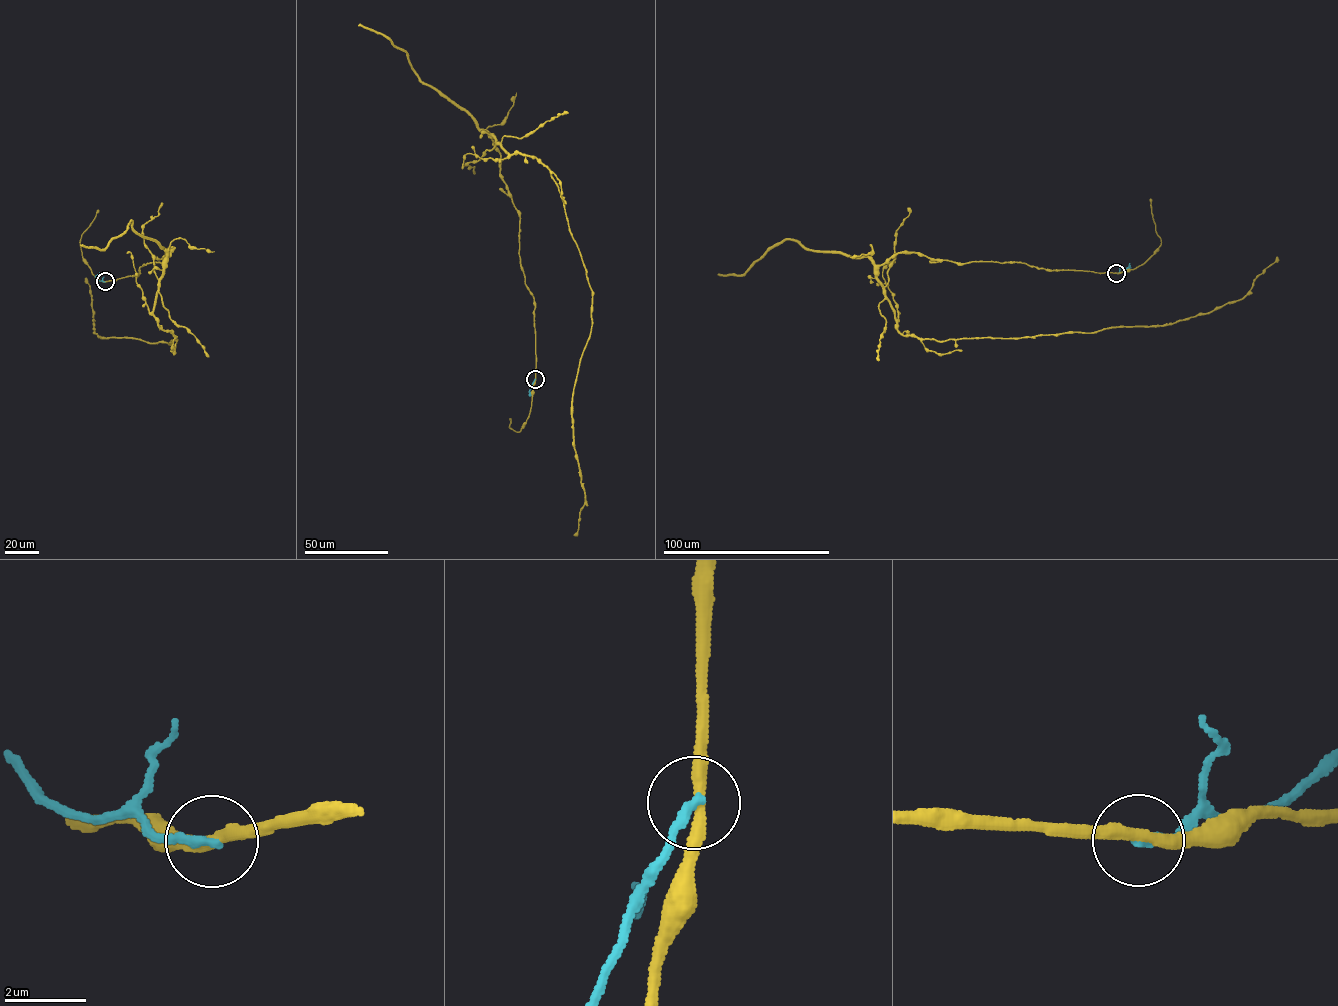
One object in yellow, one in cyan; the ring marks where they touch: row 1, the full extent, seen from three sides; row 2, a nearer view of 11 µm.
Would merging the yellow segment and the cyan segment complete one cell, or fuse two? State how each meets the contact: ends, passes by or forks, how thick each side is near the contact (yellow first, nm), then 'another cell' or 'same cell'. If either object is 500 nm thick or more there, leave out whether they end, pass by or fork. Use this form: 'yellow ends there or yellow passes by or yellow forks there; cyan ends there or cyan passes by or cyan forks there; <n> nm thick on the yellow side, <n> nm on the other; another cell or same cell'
yellow passes by; cyan ends there; 280 nm thick on the yellow side, 240 nm on the other; another cell

